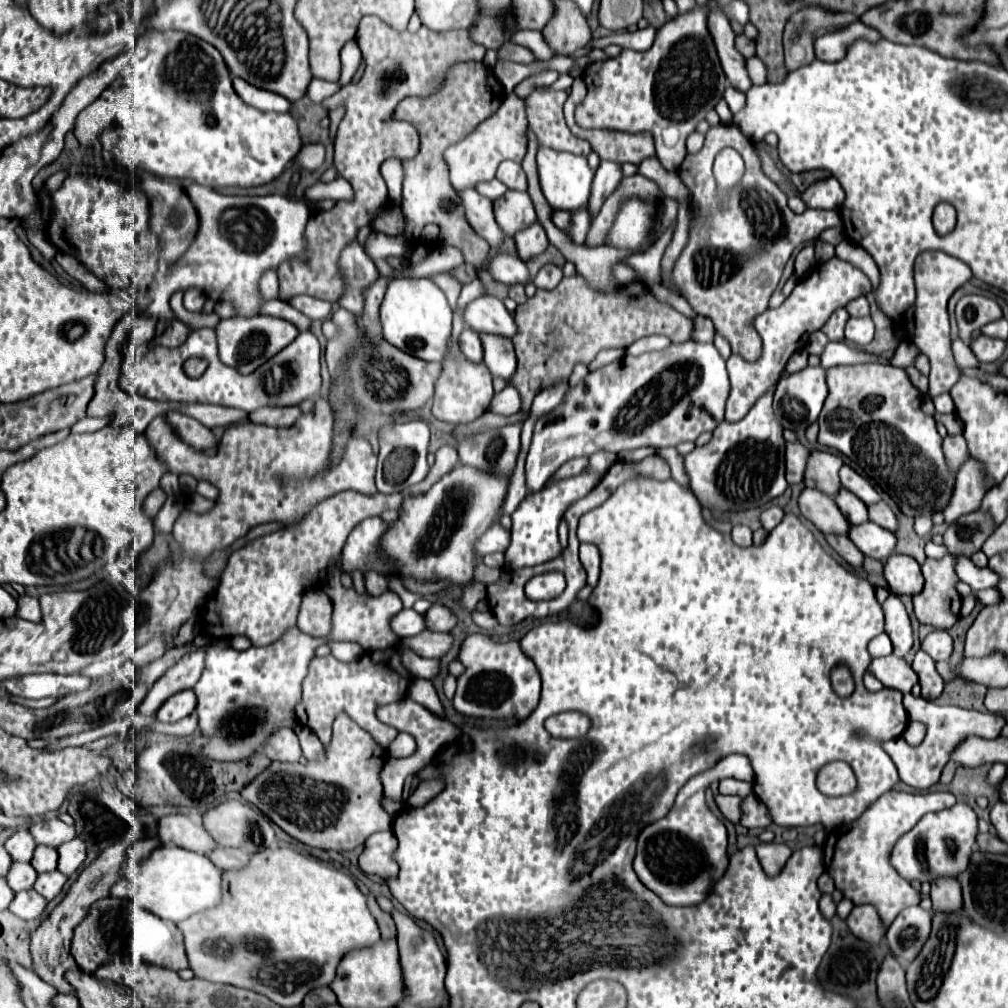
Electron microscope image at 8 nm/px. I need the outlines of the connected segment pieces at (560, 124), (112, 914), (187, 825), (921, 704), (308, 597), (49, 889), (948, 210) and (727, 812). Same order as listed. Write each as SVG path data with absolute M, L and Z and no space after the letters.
M541 87L533 89L531 95L525 99L529 129L535 133L539 147L551 147L555 151L569 151L575 155L589 155L589 141L575 137L565 125L565 99L567 91L553 91Z
M107 897L89 909L89 915L77 925L73 943L71 943L71 955L75 957L79 969L83 973L93 975L101 965L109 961L131 961L131 949L129 949L129 931L131 921L129 921L129 901L117 899L117 897Z
M167 815L159 821L159 839L163 845L177 845L201 855L211 853L217 843L201 823L191 821L187 815Z
M911 692L904 694L903 705L911 720L920 720L927 727L927 737L919 747L907 745L907 741L901 737L891 739L885 743L885 751L893 759L901 781L913 789L929 789L939 781L943 767L949 761L949 751L953 751L953 745L957 745L965 735L981 735L985 739L995 739L1001 735L1001 729L1005 727L1005 719L1001 715L989 711L981 713L961 707L937 705L933 701L923 699L922 696L915 697Z
M311 589L303 595L303 603L297 617L297 627L313 637L329 633L333 603L321 589Z
M51 871L49 875L39 875L39 879L37 879L33 889L39 895L43 895L47 901L51 901L51 899L55 899L63 891L65 881L67 881L65 875L61 875L59 871Z
M939 203L935 207L935 213L933 213L933 225L935 225L935 231L953 231L957 223L957 211L953 205L949 203Z
M717 795L715 801L717 801L721 813L723 813L729 821L733 821L733 823L739 823L739 821L741 821L741 815L743 815L741 803L743 803L743 799L741 799L739 795Z

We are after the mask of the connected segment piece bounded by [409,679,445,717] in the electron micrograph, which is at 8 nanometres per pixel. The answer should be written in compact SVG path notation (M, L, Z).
M423 679L415 681L415 683L411 685L411 689L409 689L409 697L411 697L411 699L415 699L417 703L421 703L423 707L429 707L435 715L445 717L443 705L439 703L437 693L435 693L435 687L433 687L433 683L431 683L431 681L423 681Z

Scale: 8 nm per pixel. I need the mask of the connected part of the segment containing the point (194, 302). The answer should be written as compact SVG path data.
M187 289L185 297L183 297L183 305L185 305L187 311L201 313L205 300L203 293L199 289Z

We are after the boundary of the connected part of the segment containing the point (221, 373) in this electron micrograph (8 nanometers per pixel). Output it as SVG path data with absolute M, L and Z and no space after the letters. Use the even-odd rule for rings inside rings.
M203 327L189 331L187 341L177 349L171 351L165 347L147 349L147 353L139 355L137 361L133 361L133 355L125 355L121 367L121 387L129 393L141 393L149 399L215 403L215 405L235 407L253 413L259 407L273 407L273 405L289 407L315 397L321 389L319 357L321 357L321 349L317 337L313 333L299 333L299 337L291 345L279 351L273 359L265 361L255 373L241 375L233 367L227 367L219 361L213 329ZM189 357L201 357L209 361L207 371L197 379L191 379L183 373L183 361Z

